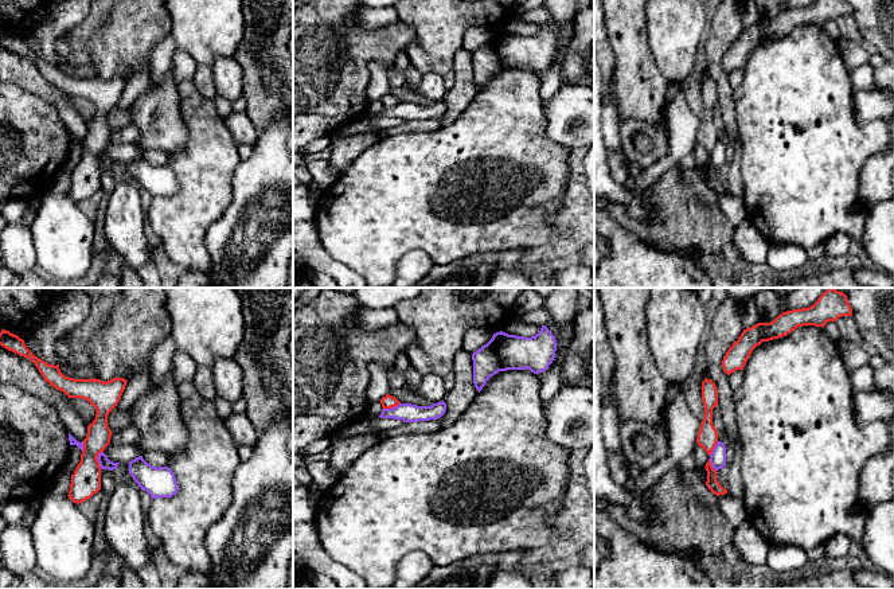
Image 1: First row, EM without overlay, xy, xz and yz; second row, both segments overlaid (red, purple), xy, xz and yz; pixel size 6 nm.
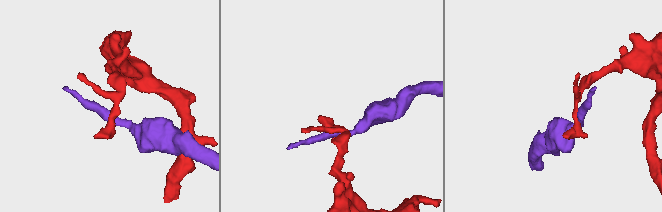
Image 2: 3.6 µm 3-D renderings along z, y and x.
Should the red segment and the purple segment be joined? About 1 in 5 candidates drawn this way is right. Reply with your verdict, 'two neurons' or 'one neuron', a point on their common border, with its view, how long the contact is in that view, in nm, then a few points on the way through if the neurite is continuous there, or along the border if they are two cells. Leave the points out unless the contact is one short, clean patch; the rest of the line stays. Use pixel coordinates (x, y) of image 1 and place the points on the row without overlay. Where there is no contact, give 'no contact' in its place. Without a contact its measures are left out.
two neurons | xy (97, 159) | 110 nm | along xy (102, 149), (97, 156), (101, 167)

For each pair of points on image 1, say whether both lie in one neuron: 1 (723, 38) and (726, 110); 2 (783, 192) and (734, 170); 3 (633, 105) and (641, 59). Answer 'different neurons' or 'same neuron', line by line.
1: same neuron
2: different neurons
3: same neuron

